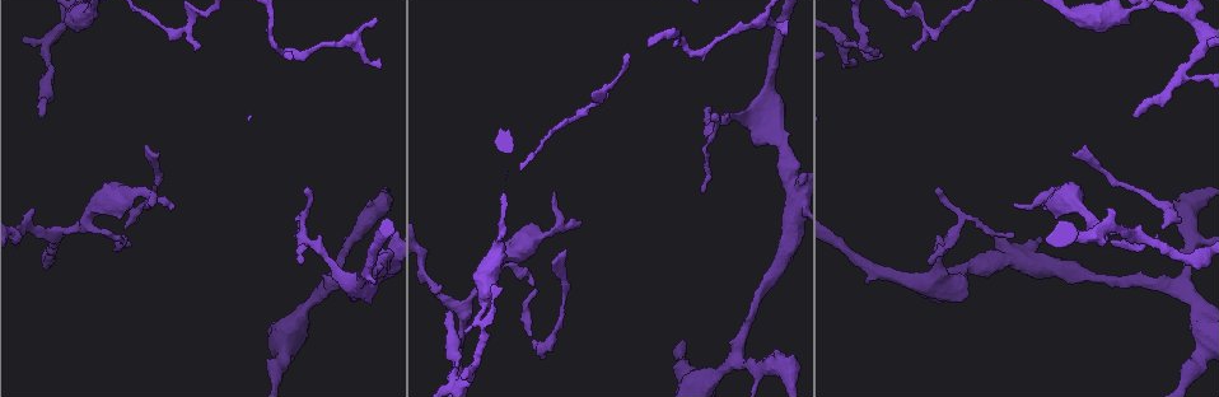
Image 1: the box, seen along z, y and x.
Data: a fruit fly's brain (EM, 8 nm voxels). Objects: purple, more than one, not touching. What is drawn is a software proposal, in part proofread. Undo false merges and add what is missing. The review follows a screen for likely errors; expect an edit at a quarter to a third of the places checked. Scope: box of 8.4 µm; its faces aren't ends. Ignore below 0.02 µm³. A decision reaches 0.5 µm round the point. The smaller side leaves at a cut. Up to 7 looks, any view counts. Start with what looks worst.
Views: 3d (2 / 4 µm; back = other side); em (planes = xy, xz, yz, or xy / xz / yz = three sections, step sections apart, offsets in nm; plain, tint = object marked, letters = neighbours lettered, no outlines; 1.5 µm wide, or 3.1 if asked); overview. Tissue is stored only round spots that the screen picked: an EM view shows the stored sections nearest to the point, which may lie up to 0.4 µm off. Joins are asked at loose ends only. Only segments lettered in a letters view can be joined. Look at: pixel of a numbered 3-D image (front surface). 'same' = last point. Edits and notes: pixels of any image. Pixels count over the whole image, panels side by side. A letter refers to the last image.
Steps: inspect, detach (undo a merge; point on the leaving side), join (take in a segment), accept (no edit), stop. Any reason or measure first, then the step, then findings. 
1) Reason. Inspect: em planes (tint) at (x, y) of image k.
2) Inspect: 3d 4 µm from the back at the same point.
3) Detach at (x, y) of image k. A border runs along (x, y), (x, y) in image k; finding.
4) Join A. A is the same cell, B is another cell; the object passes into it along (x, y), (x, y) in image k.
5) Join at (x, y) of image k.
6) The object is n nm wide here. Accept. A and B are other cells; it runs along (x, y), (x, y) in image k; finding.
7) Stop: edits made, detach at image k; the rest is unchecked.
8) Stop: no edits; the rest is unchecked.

Free end. Inspect: em xz step 8 (letters) at (450, 312) of image 1.

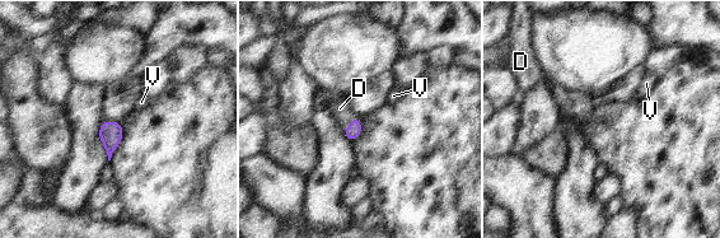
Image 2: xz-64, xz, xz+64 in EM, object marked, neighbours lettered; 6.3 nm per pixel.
Inspect: em planes (letters) at the same point.

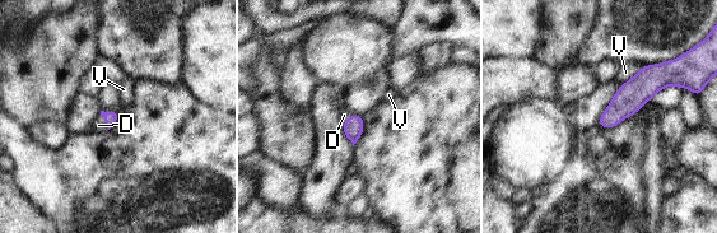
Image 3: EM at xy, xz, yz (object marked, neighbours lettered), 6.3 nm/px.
Join D. D is the same cell, V is another cell; the object passes into it along (111, 116), (106, 122), (98, 125) in image 3; the neuron continues.

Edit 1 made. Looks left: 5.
See it whole again. Inspect: overview.

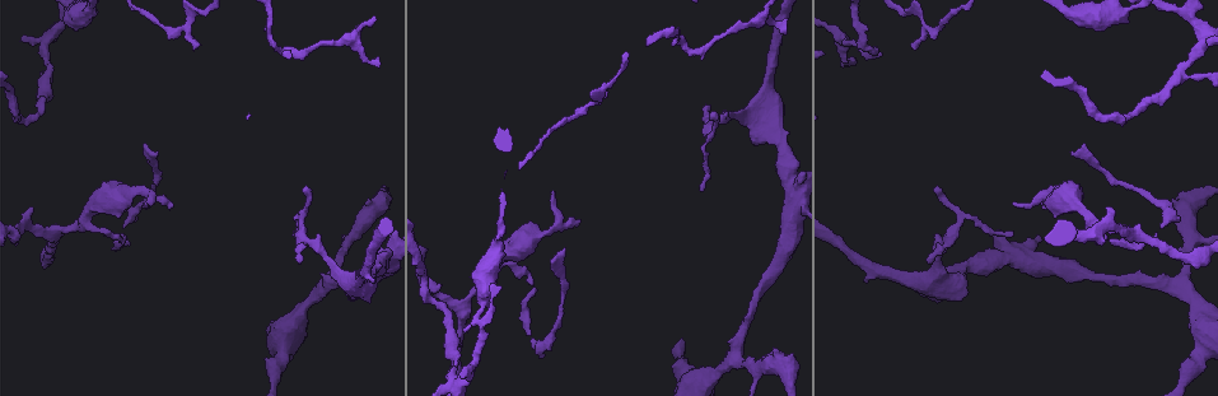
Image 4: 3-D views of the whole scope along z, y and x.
Inspect: em xz step 8 (letters) at (529, 333) of image 4.

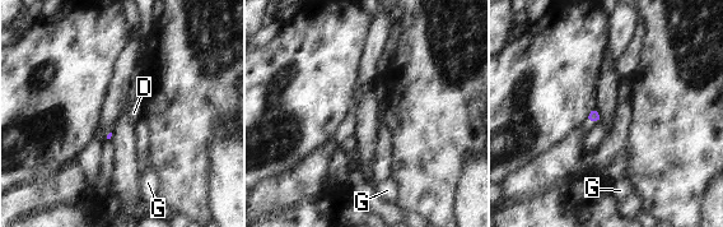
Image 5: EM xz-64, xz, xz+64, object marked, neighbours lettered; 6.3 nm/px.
Another direction. Inspect: em planes (letters) at the same point.

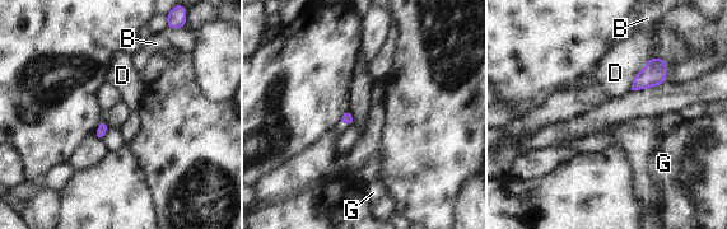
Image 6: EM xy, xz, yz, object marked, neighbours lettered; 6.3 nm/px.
The longest contact is with D, 280 nm. Accept. B, D and G are other cells; none of them fits.

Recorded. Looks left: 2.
Sharp bend. Inspect: em xy step 4 (tint) at (1187, 243) of image 4.

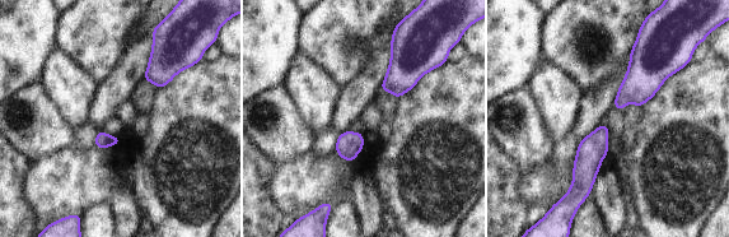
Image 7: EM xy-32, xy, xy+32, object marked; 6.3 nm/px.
Inspect: em planes (letters) at the same point.

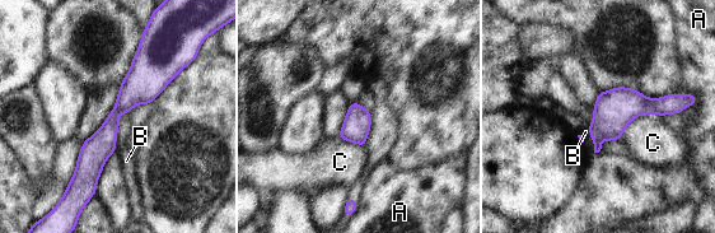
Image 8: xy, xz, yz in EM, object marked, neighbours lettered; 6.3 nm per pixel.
Accept. A, B and C are other cells; it runs along (143, 46), (87, 186) in image 8; one neuron here.

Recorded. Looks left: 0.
Stop: edits made, join at image 3; the rest is unchecked.

